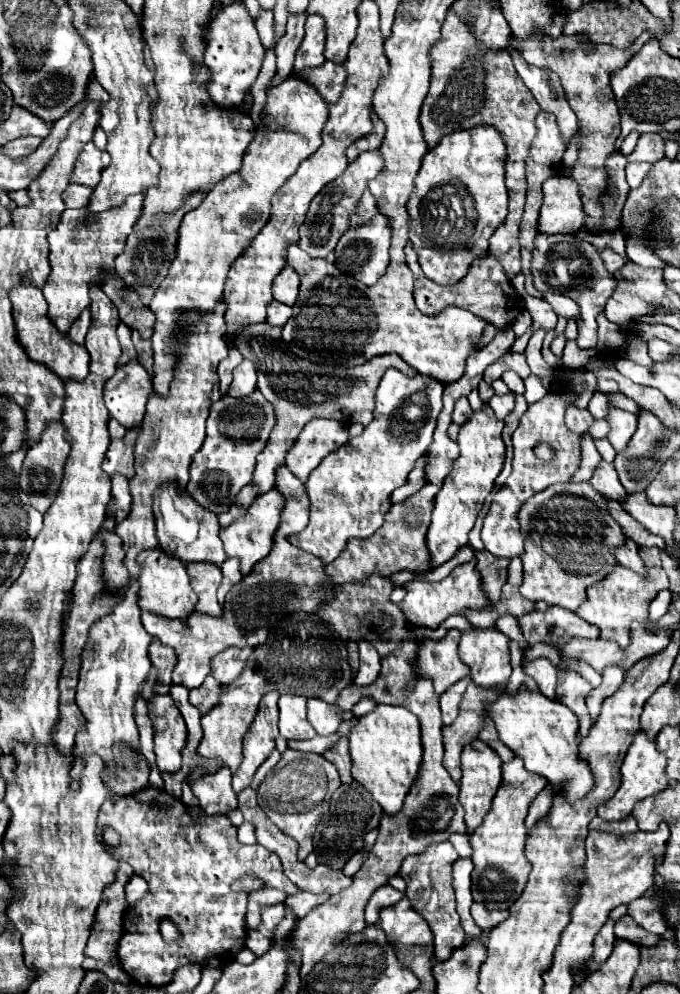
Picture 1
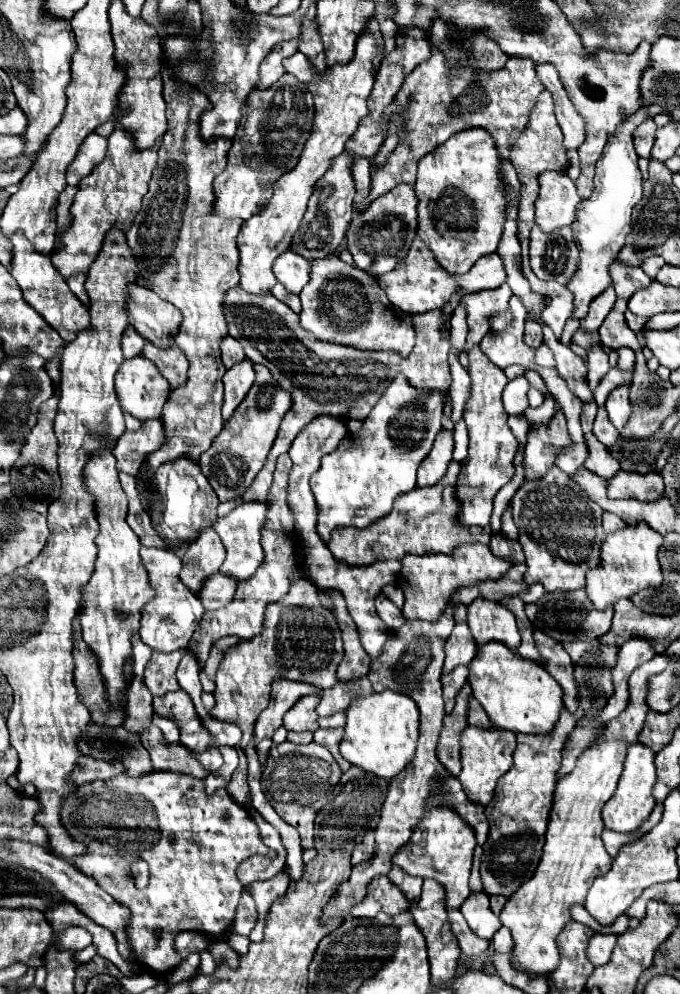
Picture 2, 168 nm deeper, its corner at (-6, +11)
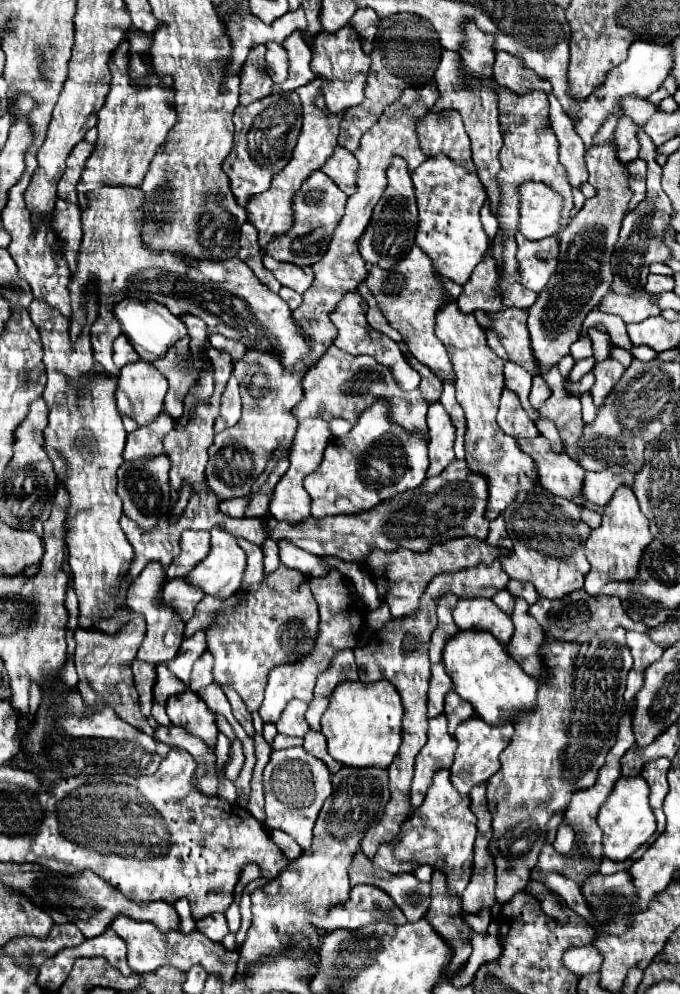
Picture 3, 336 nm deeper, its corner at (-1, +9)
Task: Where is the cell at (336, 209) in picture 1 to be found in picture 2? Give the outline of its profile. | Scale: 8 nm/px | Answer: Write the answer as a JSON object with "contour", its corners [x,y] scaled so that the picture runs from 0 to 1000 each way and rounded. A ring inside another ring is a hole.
{"contour":[[[506,152],[503,156],[497,156],[491,160],[491,164],[485,166],[485,170],[479,172],[479,176],[474,176],[474,180],[468,180],[459,198],[453,202],[453,212],[444,220],[441,230],[435,232],[426,251],[438,257],[444,257],[447,261],[474,261],[485,255],[491,255],[500,246],[500,242],[509,236],[509,230],[518,222],[518,200],[521,200],[521,182],[515,178],[515,164],[518,164],[521,156]]]}

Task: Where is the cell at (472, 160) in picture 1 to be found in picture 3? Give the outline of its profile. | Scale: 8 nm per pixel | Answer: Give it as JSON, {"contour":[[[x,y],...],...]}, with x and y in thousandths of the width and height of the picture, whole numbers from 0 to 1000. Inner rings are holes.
{"contour":[[[651,154],[619,164],[604,174],[604,180],[616,208],[616,228],[610,238],[613,246],[631,259],[637,259],[637,265],[643,271],[649,271],[649,275],[654,275],[654,279],[684,287],[699,267],[719,251],[719,238],[704,220],[704,210],[716,200],[713,188],[699,172],[687,172],[681,166],[672,166]]]}

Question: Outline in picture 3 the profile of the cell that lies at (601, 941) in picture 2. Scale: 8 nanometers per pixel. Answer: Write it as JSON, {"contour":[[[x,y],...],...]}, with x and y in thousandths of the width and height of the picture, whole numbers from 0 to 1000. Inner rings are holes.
{"contour":[[[860,951],[860,953],[840,953],[831,963],[828,963],[834,975],[840,975],[843,979],[851,979],[851,983],[863,981],[863,979],[878,979],[884,975],[887,969],[887,961],[878,957],[878,953],[872,951]]]}

